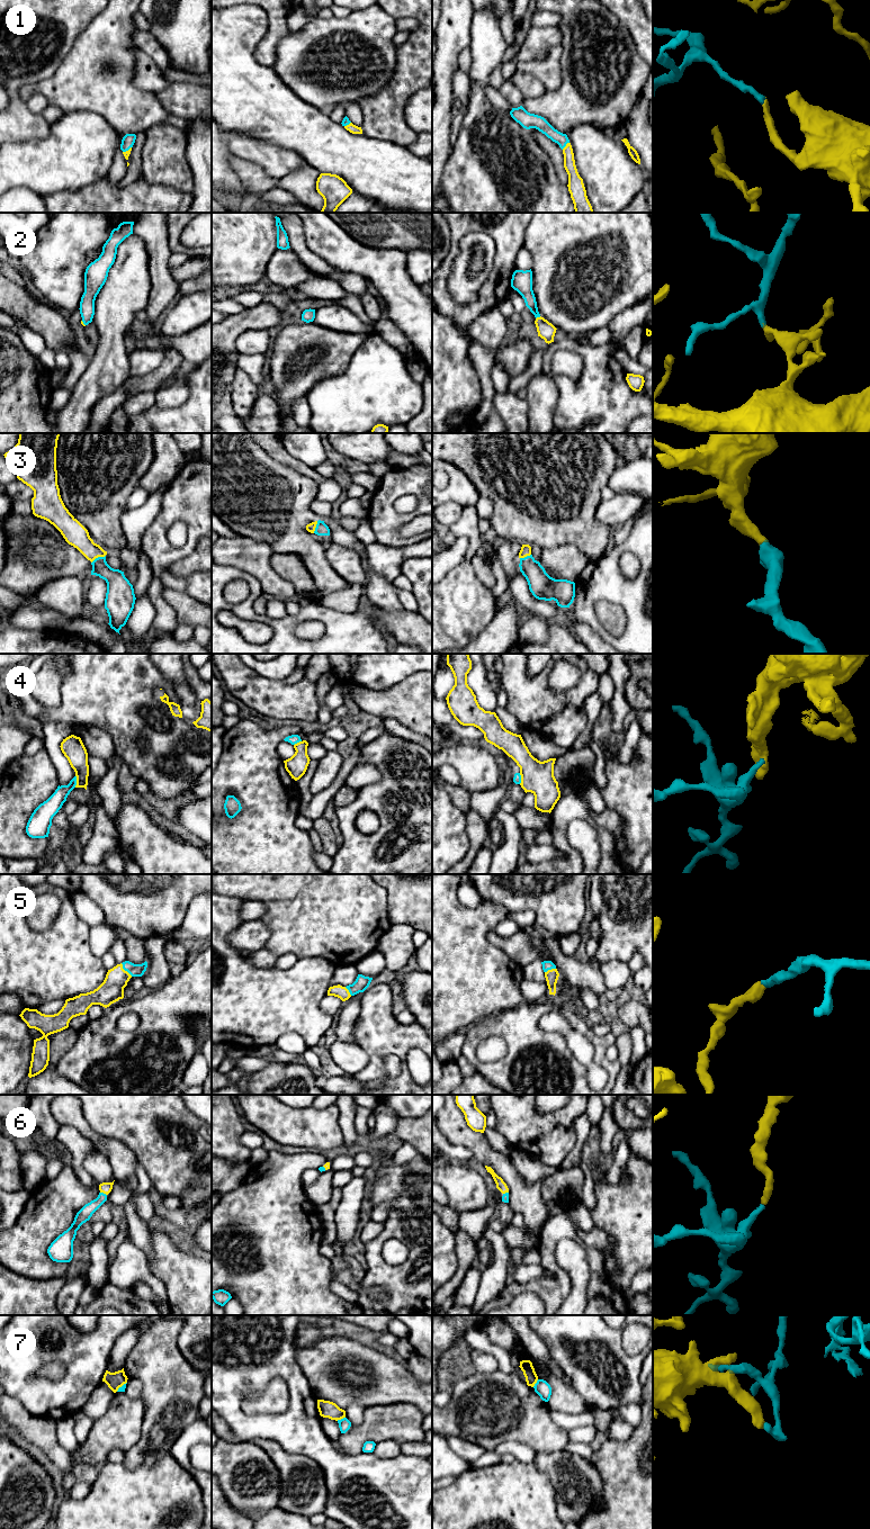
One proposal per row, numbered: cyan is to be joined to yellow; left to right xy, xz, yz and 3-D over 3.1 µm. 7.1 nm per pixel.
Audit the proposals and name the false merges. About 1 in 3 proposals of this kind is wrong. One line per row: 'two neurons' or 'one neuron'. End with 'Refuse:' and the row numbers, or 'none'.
1: one neuron
2: one neuron
3: one neuron
4: two neurons
5: one neuron
6: one neuron
7: two neurons
Refuse: 4, 7

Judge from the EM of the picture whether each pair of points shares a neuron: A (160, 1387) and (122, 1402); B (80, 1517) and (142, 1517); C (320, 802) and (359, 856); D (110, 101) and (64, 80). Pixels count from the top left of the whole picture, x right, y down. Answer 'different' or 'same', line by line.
A: different
B: same
C: different
D: same

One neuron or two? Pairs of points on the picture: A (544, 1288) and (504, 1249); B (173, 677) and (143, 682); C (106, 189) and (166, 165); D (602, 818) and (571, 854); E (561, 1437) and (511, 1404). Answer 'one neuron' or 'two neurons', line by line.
A: two neurons
B: two neurons
C: two neurons
D: two neurons
E: one neuron

